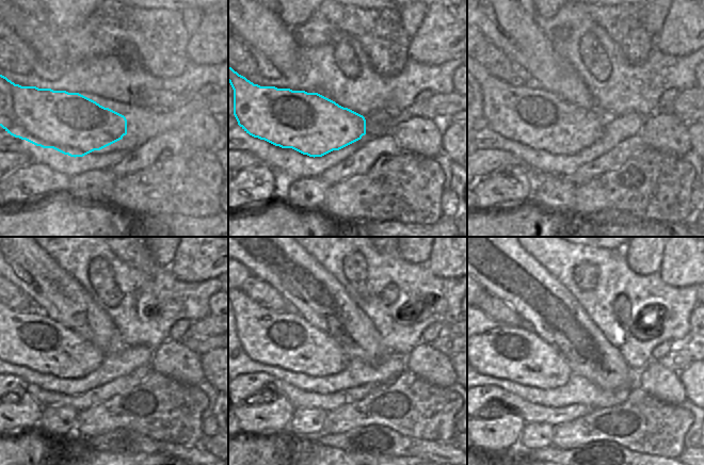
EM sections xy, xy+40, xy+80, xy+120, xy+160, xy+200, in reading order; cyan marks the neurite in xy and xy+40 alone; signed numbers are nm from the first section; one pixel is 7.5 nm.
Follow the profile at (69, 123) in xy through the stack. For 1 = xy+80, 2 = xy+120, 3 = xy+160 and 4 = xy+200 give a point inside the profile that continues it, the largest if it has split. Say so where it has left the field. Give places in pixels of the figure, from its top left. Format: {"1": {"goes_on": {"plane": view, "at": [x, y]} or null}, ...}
{"1": {"goes_on": {"plane": "xy+80", "at": [536, 117]}}, "2": {"goes_on": {"plane": "xy+120", "at": [38, 342]}}, "3": {"goes_on": {"plane": "xy+160", "at": [250, 311]}}, "4": {"goes_on": {"plane": "xy+200", "at": [489, 304]}}}

